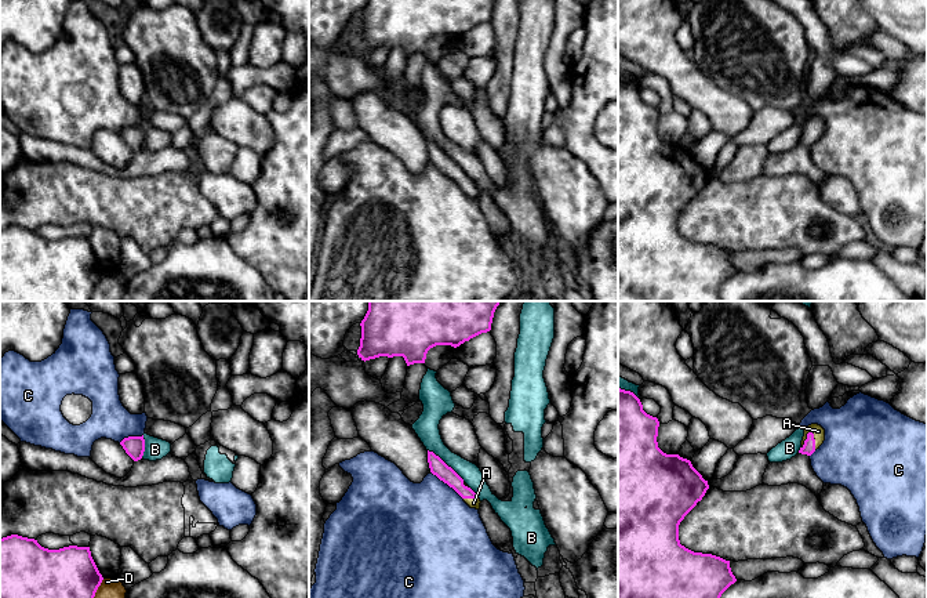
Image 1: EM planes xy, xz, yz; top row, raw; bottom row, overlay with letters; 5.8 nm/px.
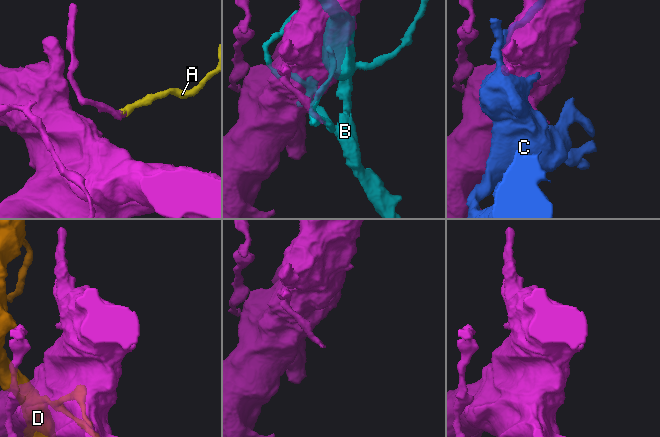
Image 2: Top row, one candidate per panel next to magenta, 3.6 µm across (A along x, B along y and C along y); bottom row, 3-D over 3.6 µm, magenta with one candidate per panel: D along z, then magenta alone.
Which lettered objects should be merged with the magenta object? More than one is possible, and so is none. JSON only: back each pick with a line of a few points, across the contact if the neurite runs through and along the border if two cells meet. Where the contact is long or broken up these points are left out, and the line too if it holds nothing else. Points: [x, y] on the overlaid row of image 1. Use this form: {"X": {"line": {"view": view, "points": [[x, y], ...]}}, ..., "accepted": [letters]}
{"accepted": []}

